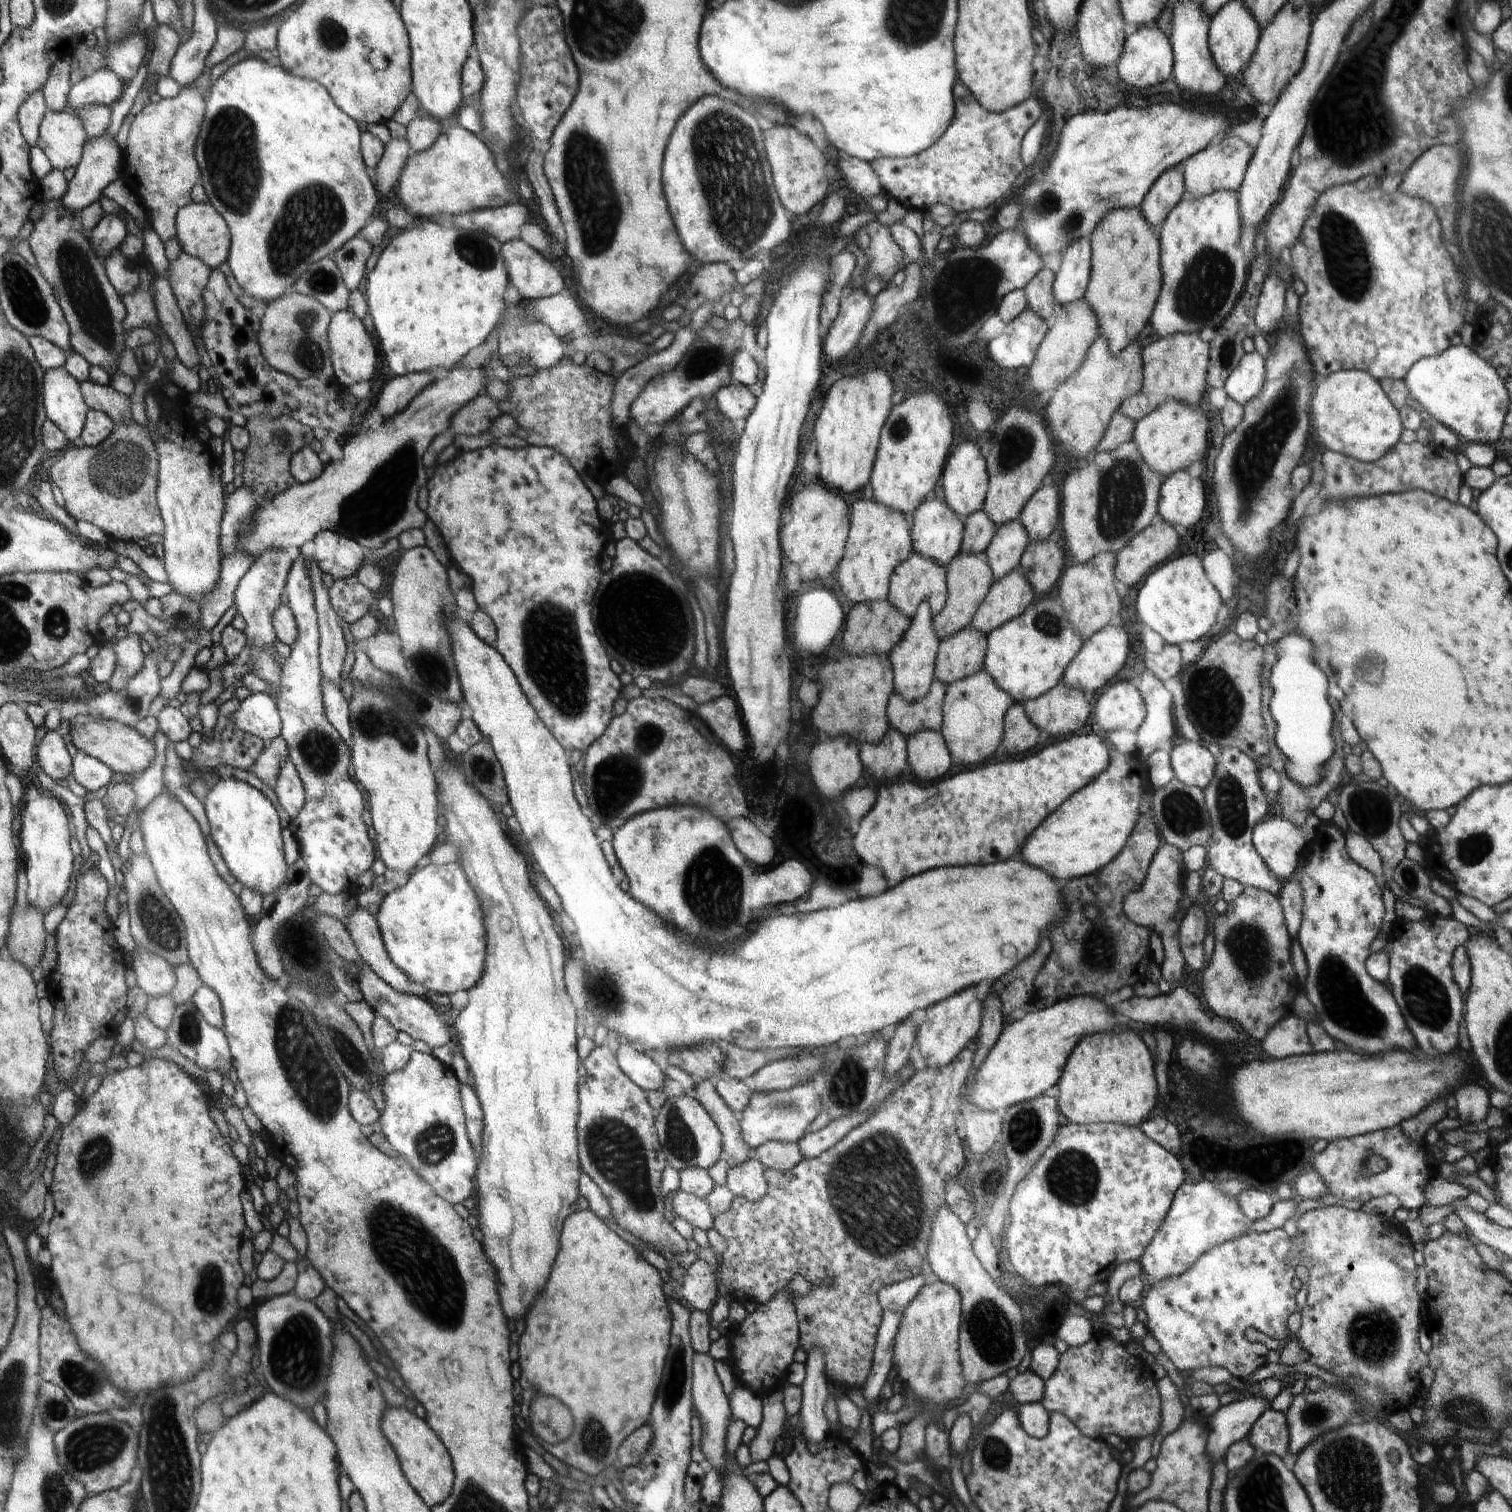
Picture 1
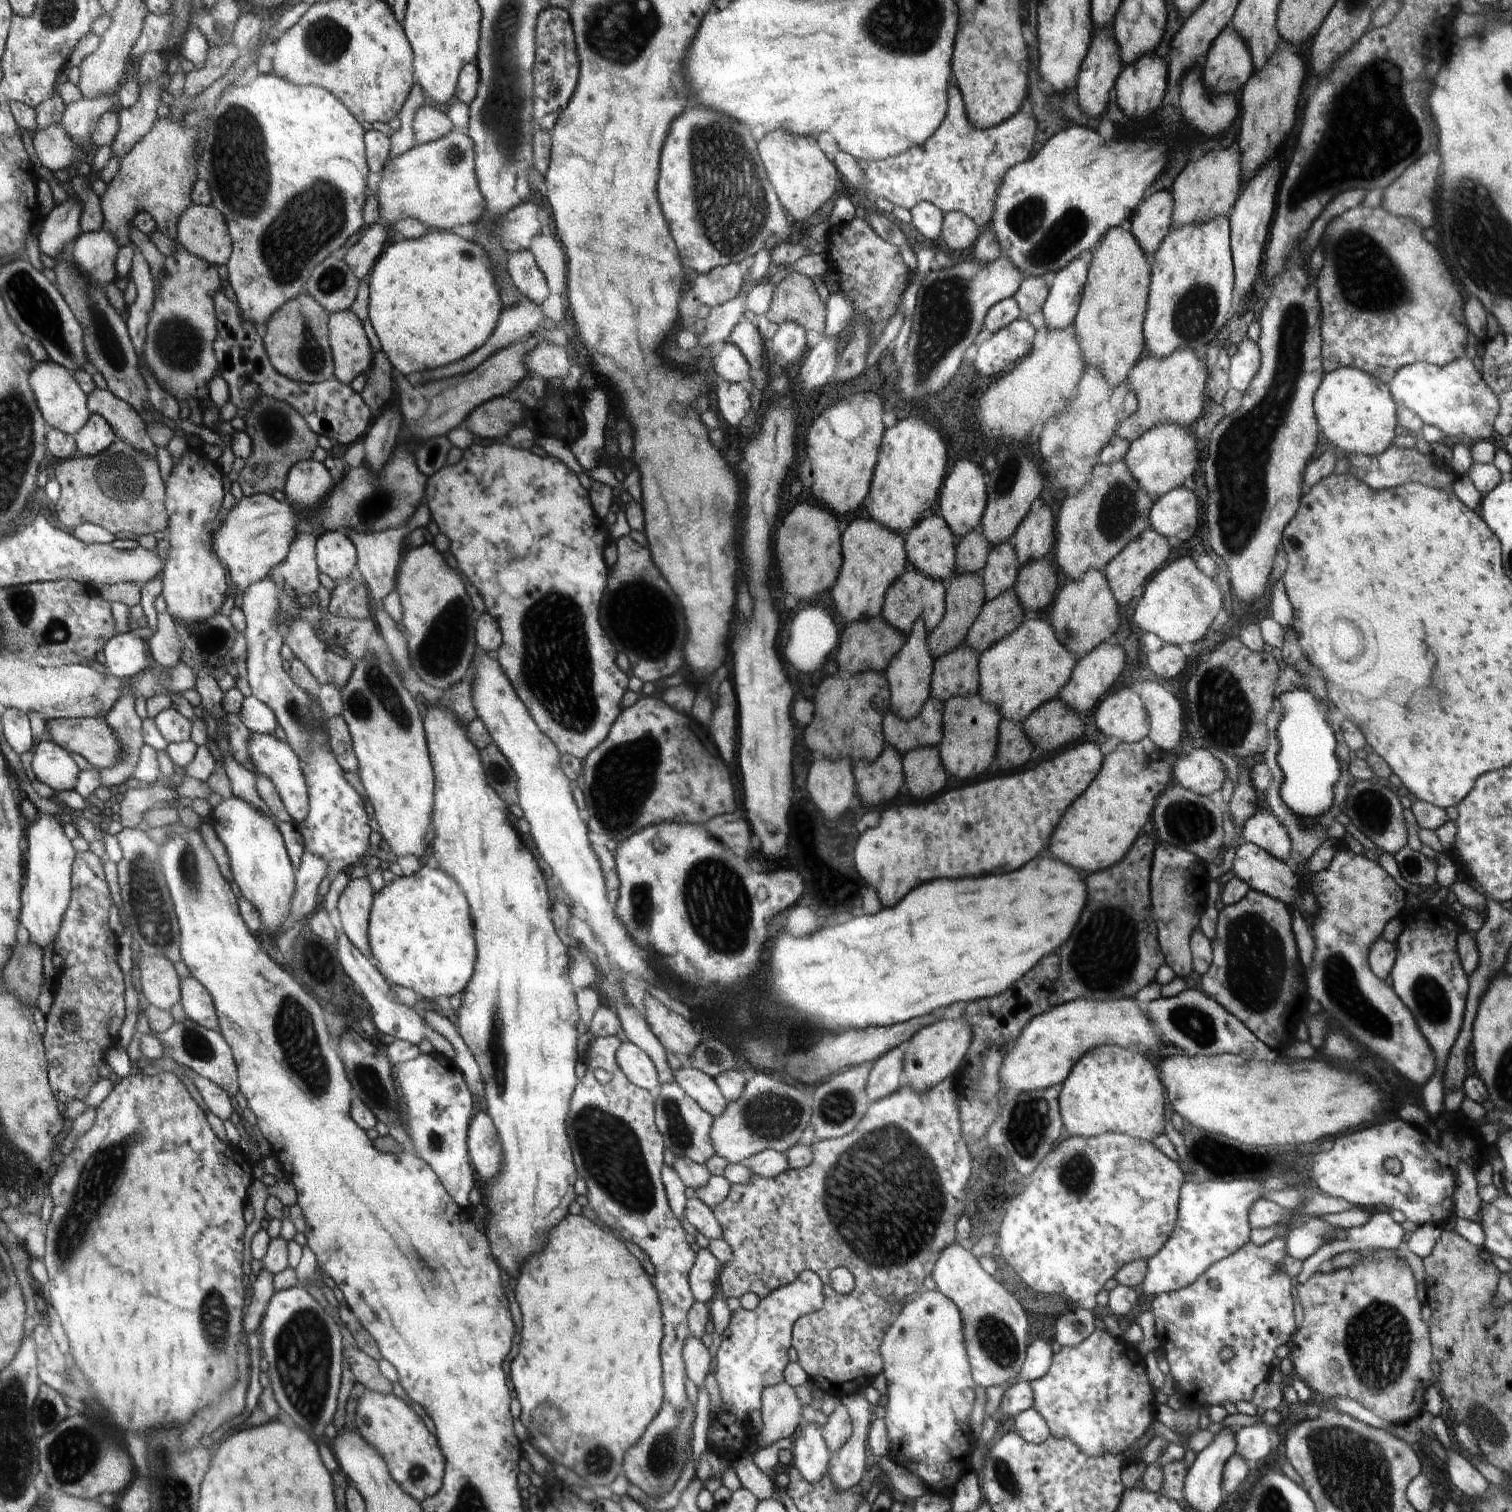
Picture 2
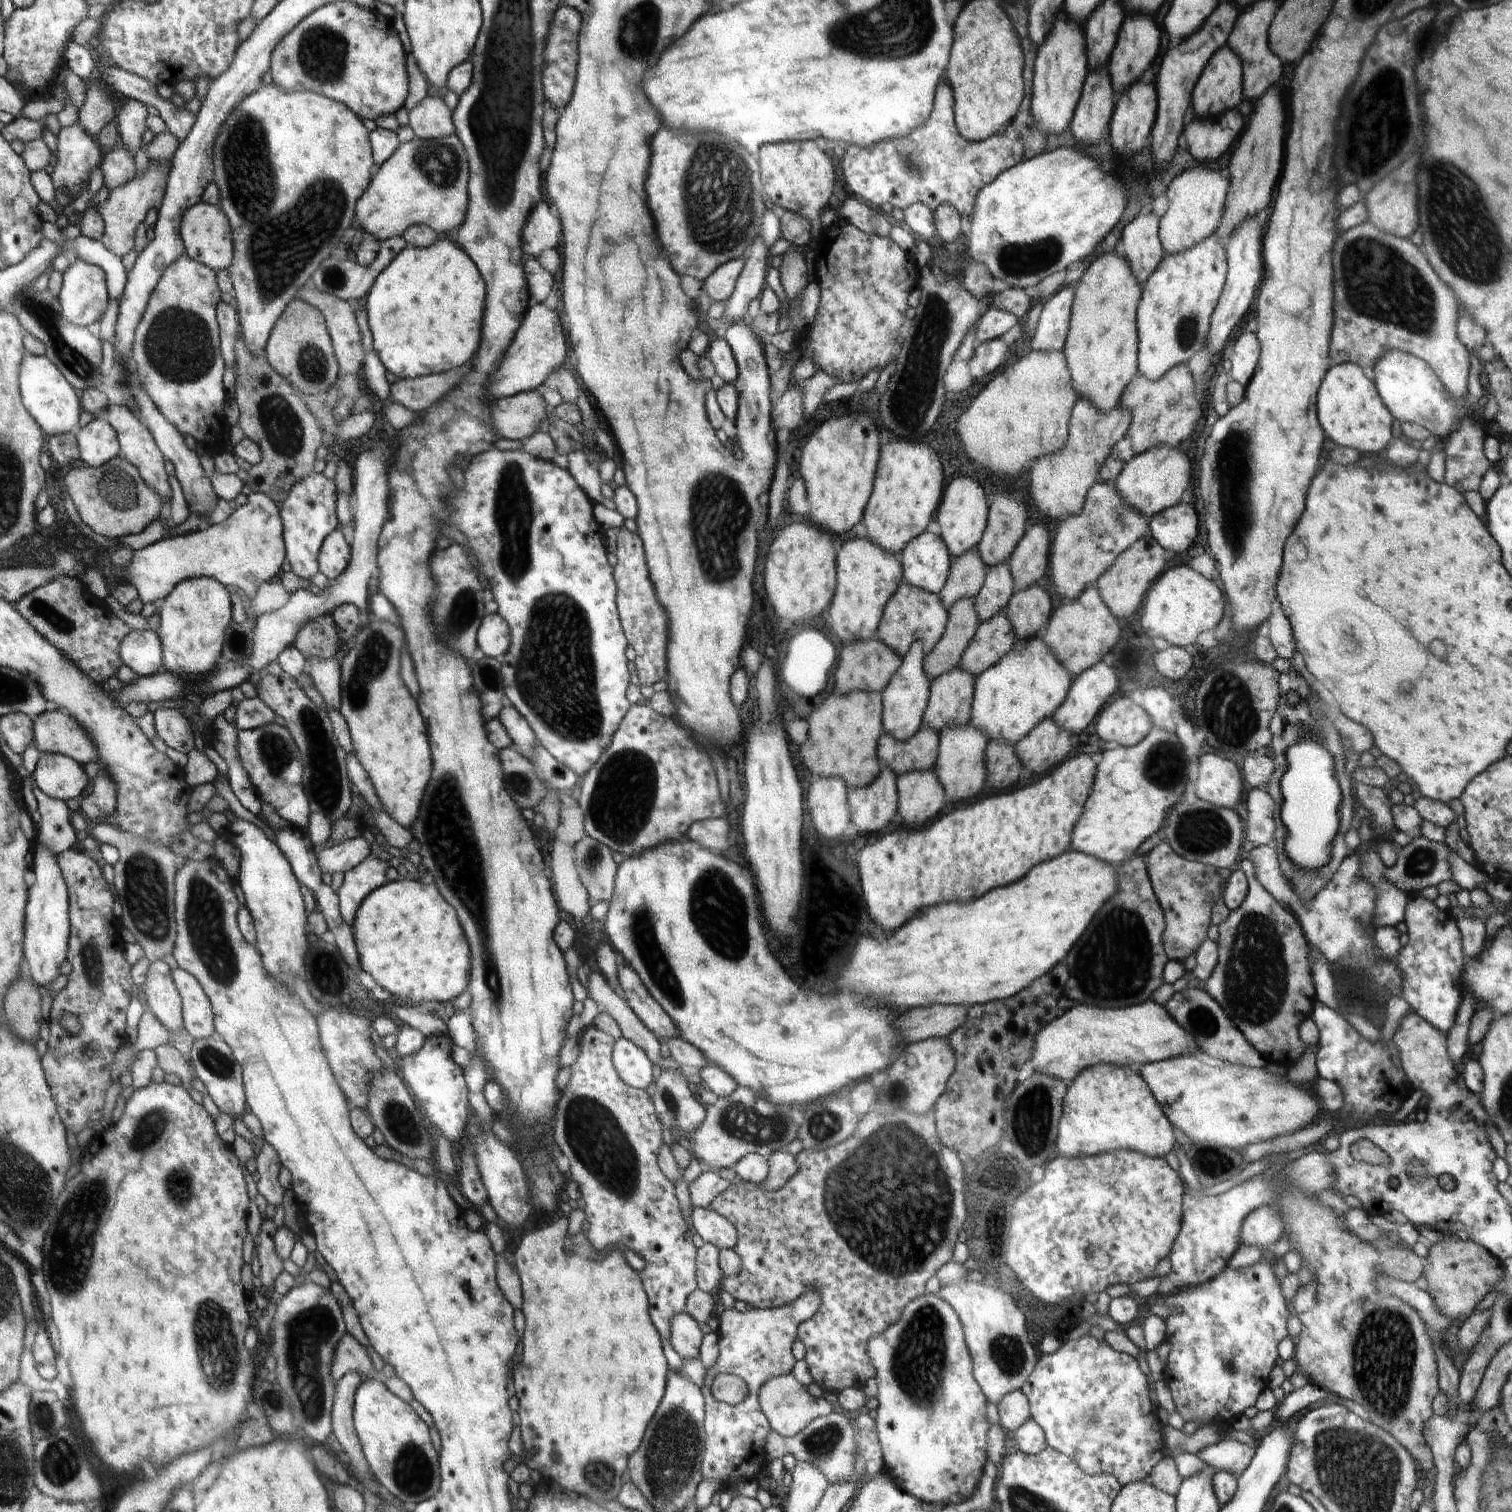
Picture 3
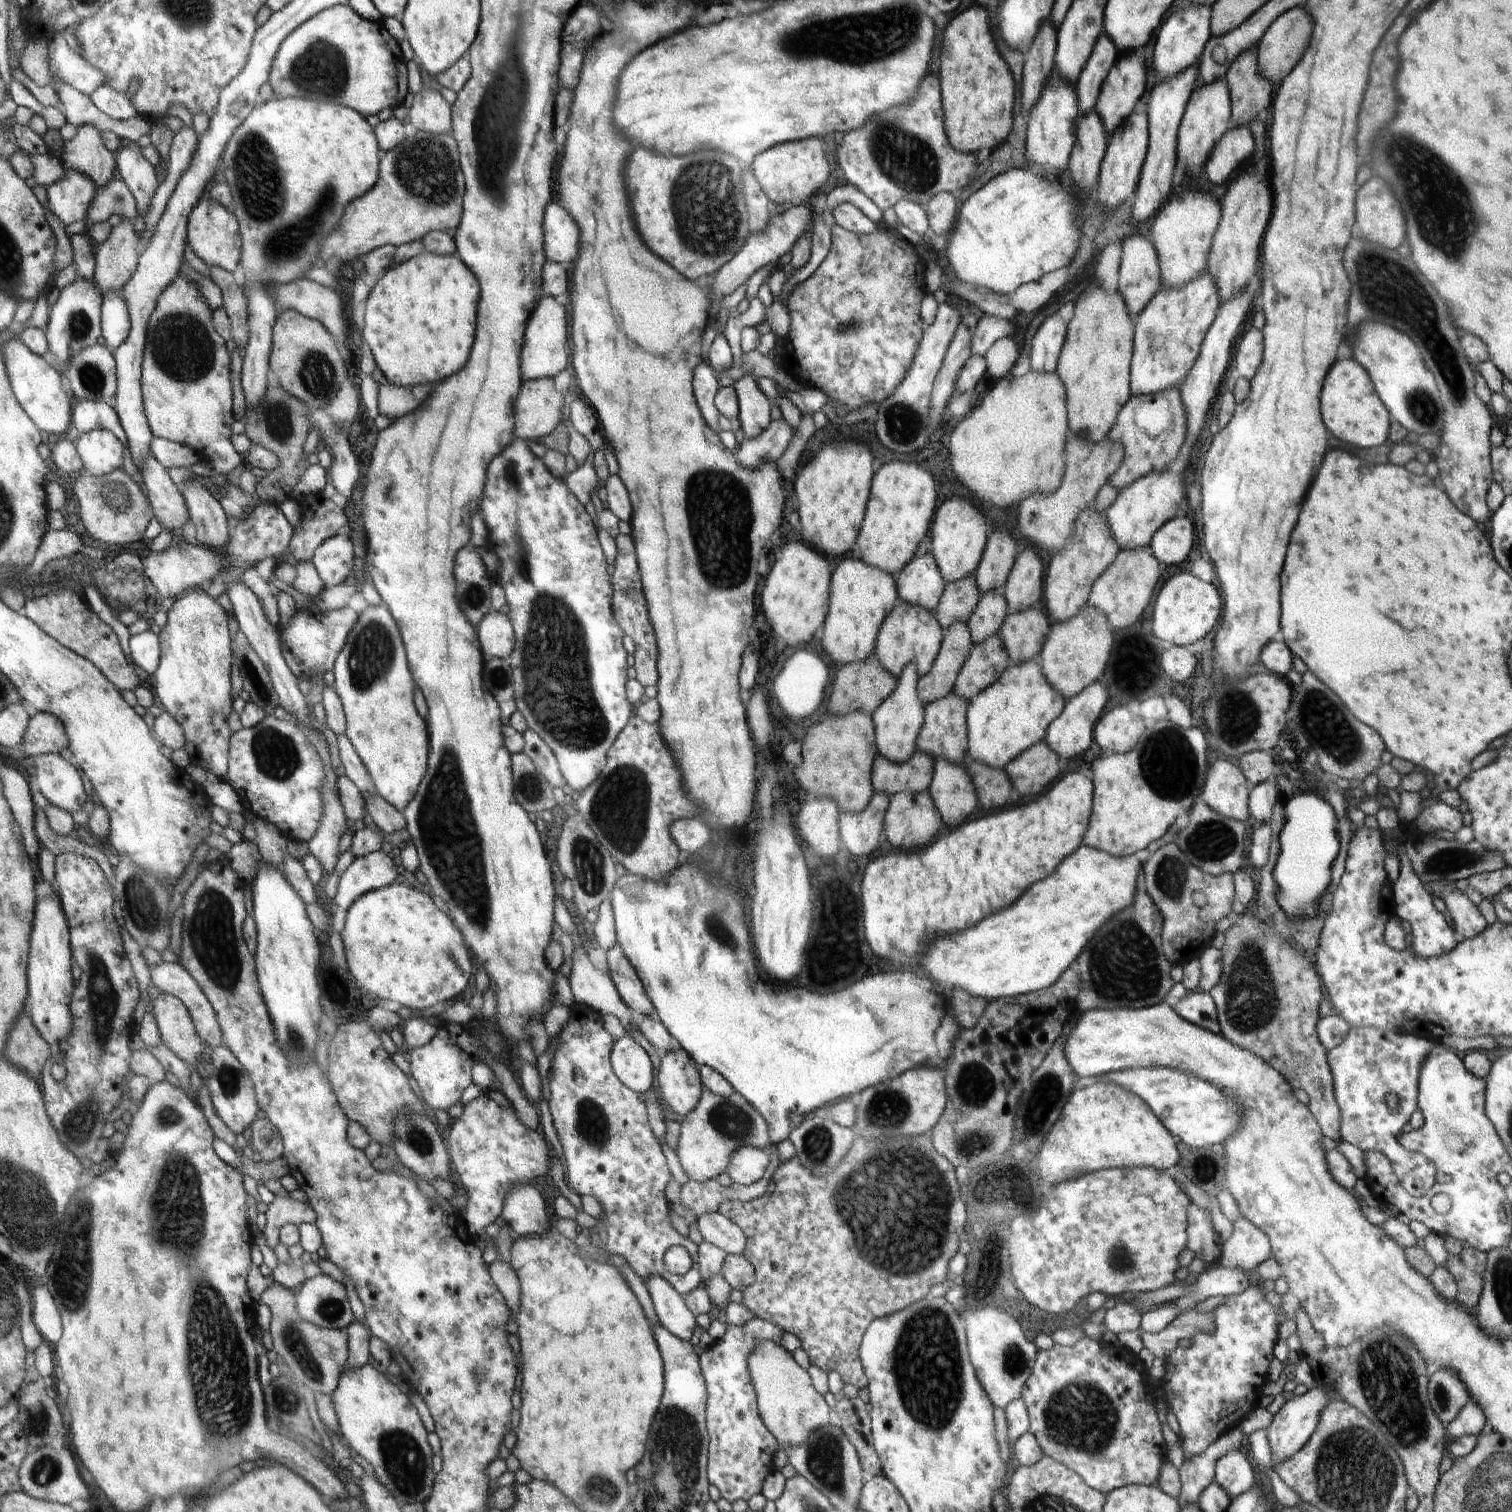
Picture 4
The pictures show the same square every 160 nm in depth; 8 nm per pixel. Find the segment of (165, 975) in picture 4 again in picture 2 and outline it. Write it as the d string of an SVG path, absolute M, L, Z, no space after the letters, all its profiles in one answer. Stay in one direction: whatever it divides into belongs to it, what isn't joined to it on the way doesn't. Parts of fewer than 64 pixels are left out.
M190 976L181 981L181 1000L186 1017L199 1025L219 1031L217 1012L211 994L200 984L199 980Z

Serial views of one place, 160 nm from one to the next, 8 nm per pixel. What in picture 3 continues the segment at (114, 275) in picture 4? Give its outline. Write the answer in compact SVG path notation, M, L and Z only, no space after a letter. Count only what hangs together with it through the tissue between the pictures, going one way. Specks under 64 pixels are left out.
M150 161L150 169L144 176L135 177L125 185L110 191L107 200L100 208L98 207L105 222L105 231L100 242L118 258L122 258L135 247L136 229L145 219L150 207L154 205L158 207L163 199L169 166L170 162L167 162L162 167L156 167Z

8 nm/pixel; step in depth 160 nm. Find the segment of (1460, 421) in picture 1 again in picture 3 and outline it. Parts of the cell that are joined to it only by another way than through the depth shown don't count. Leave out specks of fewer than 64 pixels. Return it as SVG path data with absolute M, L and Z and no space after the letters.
M1402 349L1386 351L1381 359L1376 361L1369 373L1375 382L1382 402L1394 419L1419 424L1429 430L1434 437L1446 439L1449 432L1466 417L1486 425L1490 419L1494 418L1499 407L1497 398L1488 392L1486 392L1487 405L1483 408L1470 403L1467 396L1462 399L1454 399L1427 362Z

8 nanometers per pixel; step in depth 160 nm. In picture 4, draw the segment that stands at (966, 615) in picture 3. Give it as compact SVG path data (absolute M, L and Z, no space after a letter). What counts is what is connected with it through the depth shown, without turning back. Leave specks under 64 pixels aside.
M954 623L944 632L944 642L936 662L933 663L929 674L921 677L917 683L917 692L924 705L944 699L952 692L973 645L967 623Z

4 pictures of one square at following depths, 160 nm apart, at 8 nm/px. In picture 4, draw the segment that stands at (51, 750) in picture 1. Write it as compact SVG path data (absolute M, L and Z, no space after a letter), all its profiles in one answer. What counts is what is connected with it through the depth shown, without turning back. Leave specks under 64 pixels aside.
M60 753L42 755L36 759L35 787L51 805L68 812L83 810L86 792L78 768Z

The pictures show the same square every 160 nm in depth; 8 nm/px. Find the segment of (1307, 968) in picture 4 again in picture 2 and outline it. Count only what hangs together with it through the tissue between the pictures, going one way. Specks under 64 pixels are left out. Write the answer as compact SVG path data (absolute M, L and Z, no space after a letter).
M1250 889L1246 897L1244 897L1236 905L1226 906L1224 910L1219 912L1219 919L1217 922L1216 937L1212 940L1211 947L1213 952L1213 959L1210 963L1210 968L1202 975L1202 991L1206 993L1212 1000L1223 1006L1230 1014L1233 1014L1238 1020L1258 1038L1267 1047L1276 1050L1277 1052L1283 1051L1293 1041L1296 1040L1296 1029L1298 1024L1305 1018L1307 1012L1307 1004L1309 1003L1309 992L1307 991L1307 975L1306 968L1302 961L1298 958L1298 949L1296 939L1292 928L1291 910L1279 900L1271 896L1262 894L1257 890Z

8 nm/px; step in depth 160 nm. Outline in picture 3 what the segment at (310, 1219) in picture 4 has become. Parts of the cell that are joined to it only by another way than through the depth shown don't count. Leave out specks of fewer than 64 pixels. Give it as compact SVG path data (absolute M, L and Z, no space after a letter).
M265 1218L261 1224L258 1235L257 1256L260 1262L260 1292L272 1299L273 1284L283 1271L283 1260L276 1254L274 1233L277 1231L276 1224L272 1219Z

